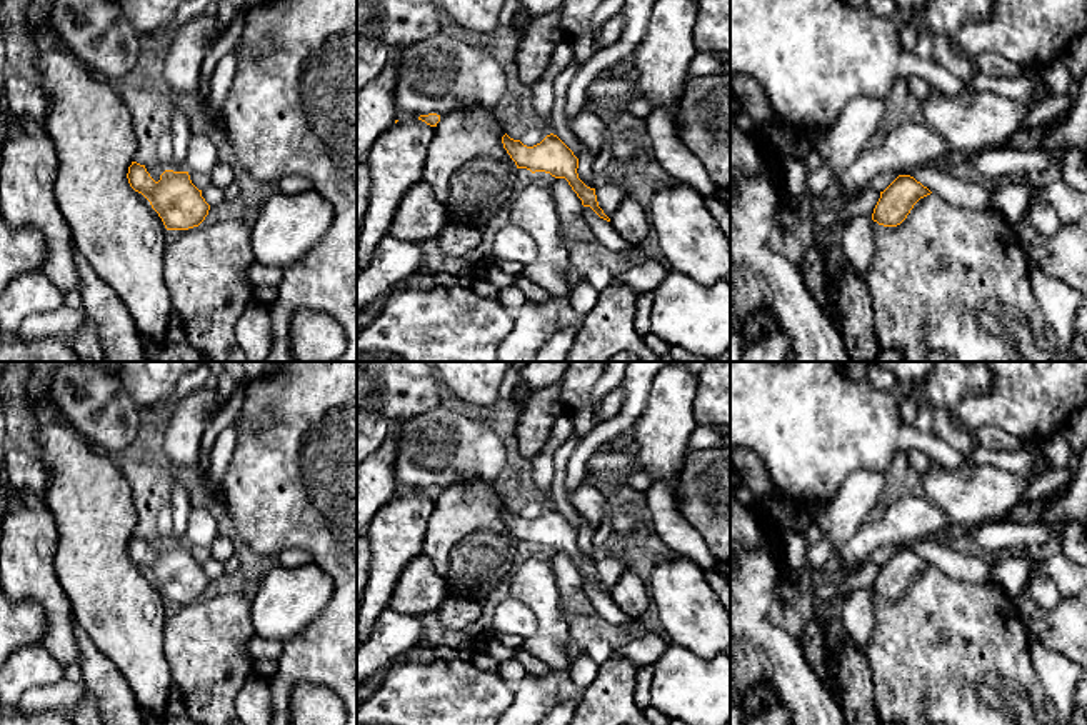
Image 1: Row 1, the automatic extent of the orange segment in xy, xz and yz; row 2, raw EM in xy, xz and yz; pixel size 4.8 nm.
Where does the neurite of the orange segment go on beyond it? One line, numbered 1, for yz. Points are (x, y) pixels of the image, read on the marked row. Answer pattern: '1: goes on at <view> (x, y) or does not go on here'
1: does not go on here

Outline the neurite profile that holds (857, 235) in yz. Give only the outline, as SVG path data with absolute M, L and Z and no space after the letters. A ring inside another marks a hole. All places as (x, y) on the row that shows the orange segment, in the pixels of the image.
M872 215L852 217L842 225L839 240L849 265L865 280L874 255Z

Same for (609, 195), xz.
M615 182L595 187L599 207L610 218L627 195L627 188Z

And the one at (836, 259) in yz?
M837 238L835 243L827 250L827 263L825 263L825 280L827 280L827 297L829 303L824 313L830 318L839 320L839 288L837 278L840 272L845 268L847 258L842 248L840 240Z

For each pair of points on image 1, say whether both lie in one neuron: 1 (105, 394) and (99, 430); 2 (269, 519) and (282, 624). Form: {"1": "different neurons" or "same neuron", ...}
{"1": "same neuron", "2": "different neurons"}

